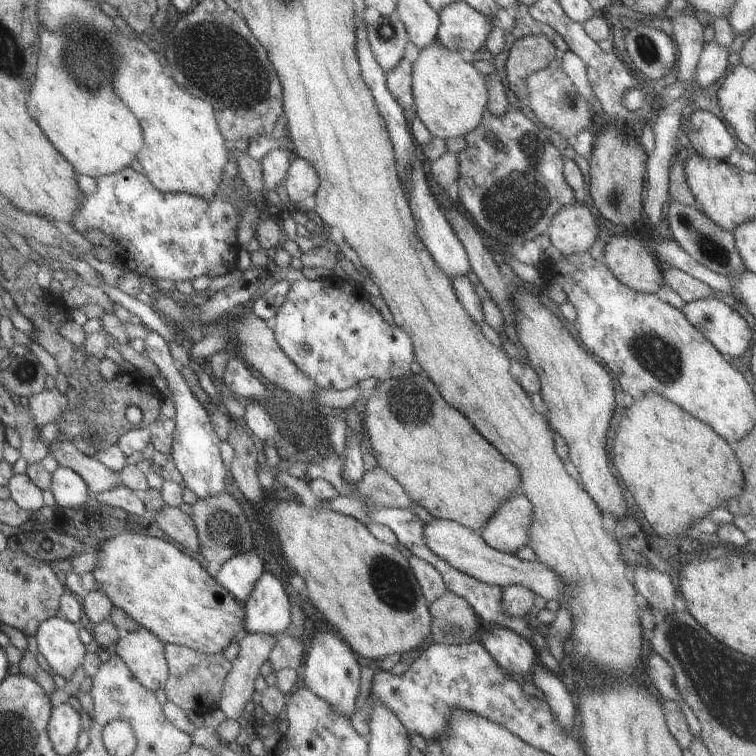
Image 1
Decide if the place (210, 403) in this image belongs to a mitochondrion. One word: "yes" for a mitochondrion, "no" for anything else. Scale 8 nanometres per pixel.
no

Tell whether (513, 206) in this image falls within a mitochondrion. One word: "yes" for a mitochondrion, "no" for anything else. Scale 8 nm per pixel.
yes

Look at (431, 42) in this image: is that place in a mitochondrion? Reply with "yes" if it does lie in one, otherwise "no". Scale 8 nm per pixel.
no

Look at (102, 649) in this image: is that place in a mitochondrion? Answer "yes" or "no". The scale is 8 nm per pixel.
no

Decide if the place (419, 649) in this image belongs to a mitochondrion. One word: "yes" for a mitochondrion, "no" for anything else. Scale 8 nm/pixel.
no

